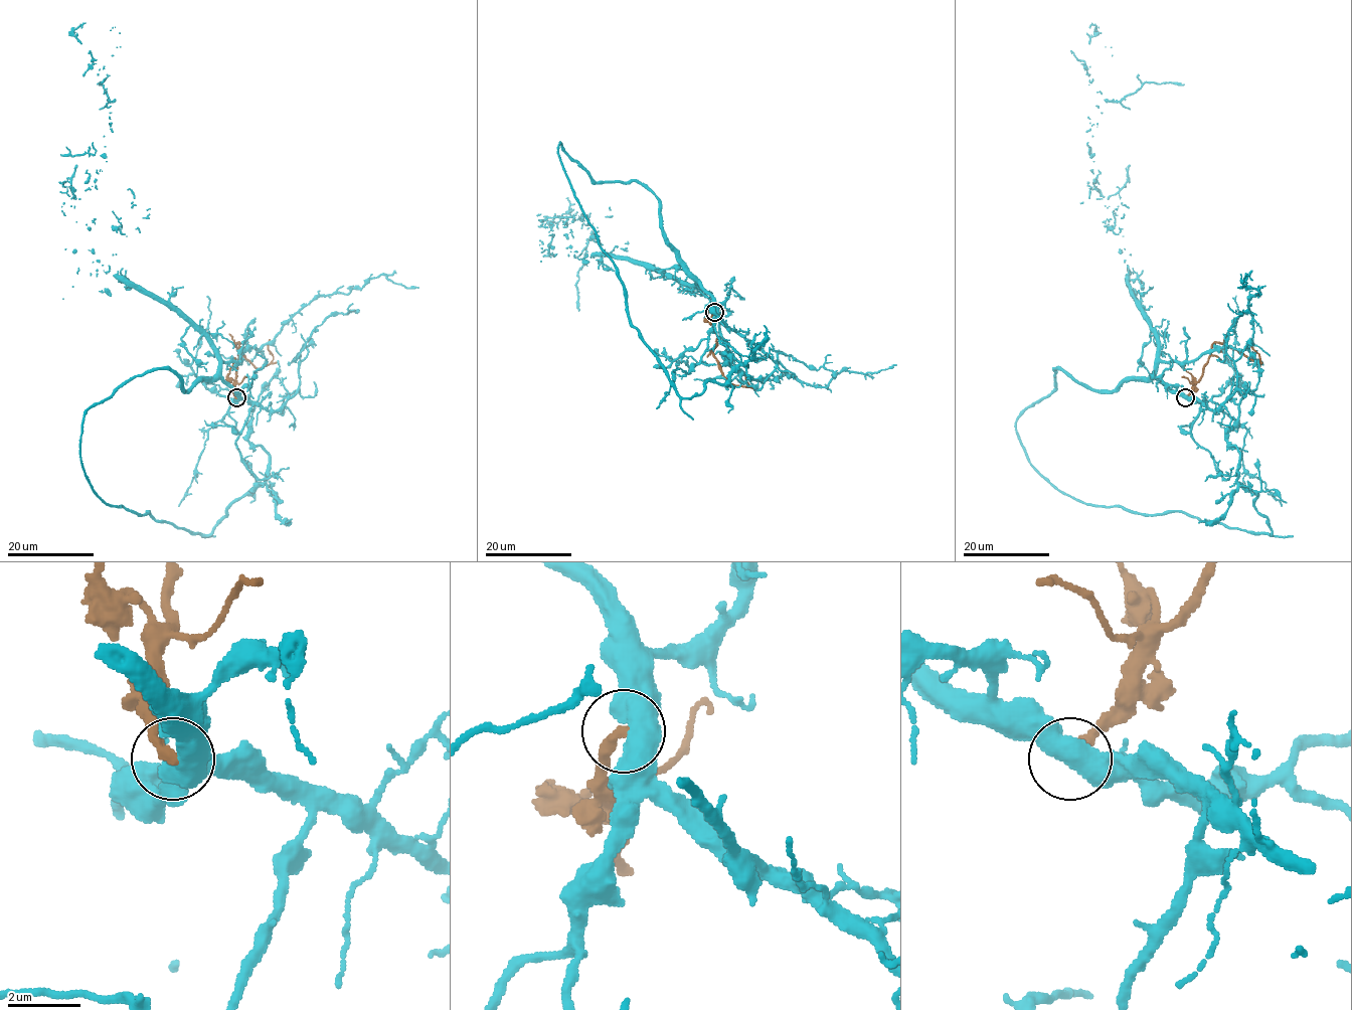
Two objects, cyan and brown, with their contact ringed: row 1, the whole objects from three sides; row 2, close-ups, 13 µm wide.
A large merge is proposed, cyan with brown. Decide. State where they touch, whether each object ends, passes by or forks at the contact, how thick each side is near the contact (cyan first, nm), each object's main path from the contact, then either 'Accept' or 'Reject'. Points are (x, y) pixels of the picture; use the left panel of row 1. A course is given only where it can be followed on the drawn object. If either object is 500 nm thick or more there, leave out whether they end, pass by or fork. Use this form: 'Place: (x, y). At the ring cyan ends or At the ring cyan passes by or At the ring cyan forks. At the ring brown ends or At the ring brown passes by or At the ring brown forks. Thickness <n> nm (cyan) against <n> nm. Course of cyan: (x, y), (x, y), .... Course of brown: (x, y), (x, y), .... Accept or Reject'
Place: (236, 397). Thickness 550 nm (cyan) against 320 nm. Course of cyan: (236, 397), (134, 375), (86, 411), (94, 491), (208, 534), (265, 481), (247, 431), (278, 360). Course of brown: (236, 397), (234, 386), (238, 342), (235, 344), (258, 368), (273, 359), (269, 339). Reject

